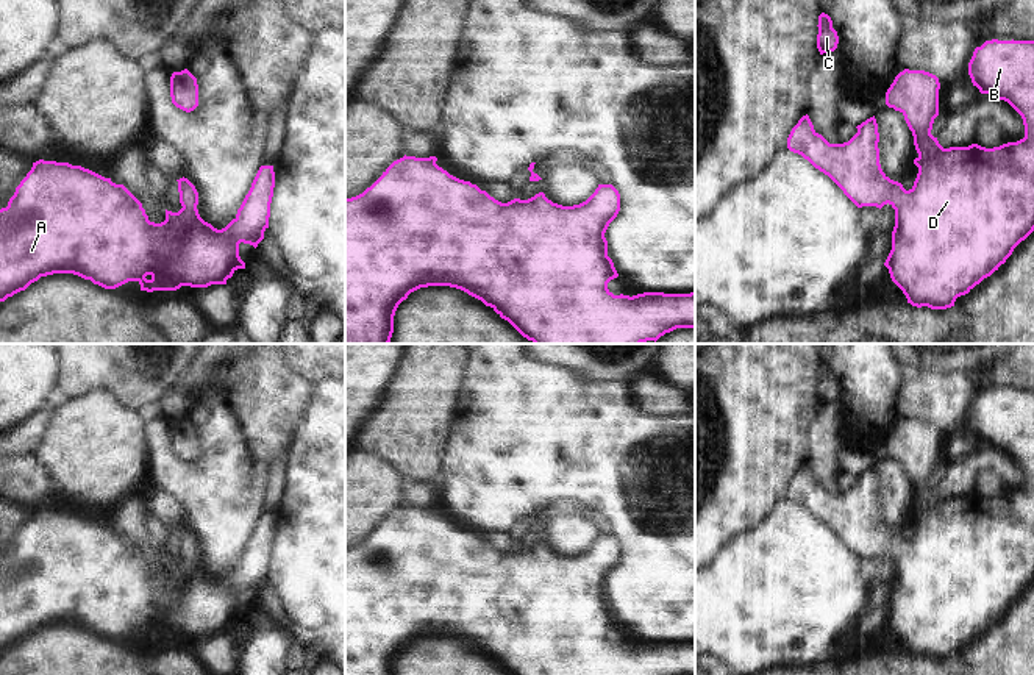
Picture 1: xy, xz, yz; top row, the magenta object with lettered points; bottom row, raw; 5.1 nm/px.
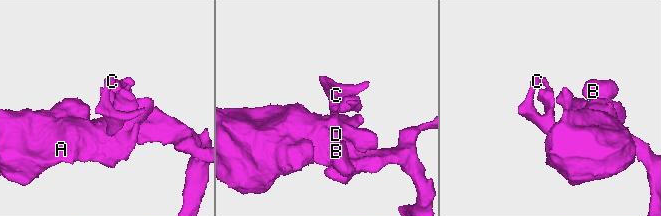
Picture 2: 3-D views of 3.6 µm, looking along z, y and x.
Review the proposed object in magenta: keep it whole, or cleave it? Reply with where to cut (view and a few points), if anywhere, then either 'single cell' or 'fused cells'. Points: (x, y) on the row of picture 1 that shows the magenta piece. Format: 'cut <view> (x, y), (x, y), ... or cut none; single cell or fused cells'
cut none; single cell

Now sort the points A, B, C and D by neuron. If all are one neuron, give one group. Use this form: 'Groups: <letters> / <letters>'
Groups: A B C D.

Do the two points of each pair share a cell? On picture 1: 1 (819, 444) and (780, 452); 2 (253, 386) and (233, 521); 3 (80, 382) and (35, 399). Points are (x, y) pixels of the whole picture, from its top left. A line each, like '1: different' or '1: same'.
1: different
2: same
3: different

